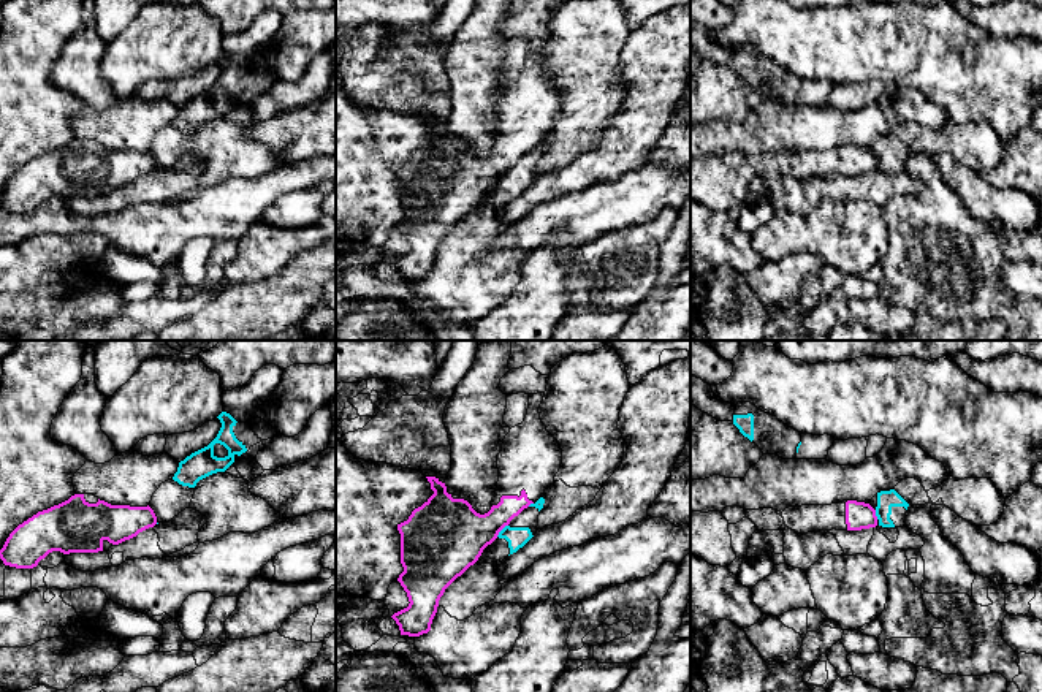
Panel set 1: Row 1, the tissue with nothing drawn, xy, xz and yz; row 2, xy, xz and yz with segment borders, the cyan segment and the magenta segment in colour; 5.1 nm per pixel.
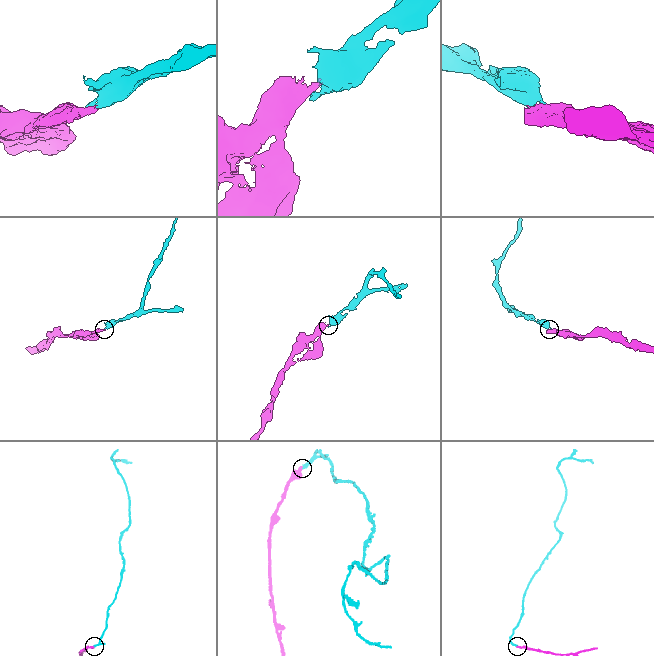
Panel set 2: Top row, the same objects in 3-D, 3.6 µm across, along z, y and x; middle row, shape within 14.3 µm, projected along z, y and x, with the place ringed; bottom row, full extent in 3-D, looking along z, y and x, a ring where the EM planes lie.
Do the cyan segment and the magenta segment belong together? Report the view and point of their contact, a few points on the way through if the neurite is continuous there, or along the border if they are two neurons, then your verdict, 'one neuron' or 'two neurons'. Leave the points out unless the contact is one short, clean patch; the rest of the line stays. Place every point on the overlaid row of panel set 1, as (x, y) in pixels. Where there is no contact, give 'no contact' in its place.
meets cyan in xz at (501, 531); border along xz (507, 524), (496, 536); two neurons

